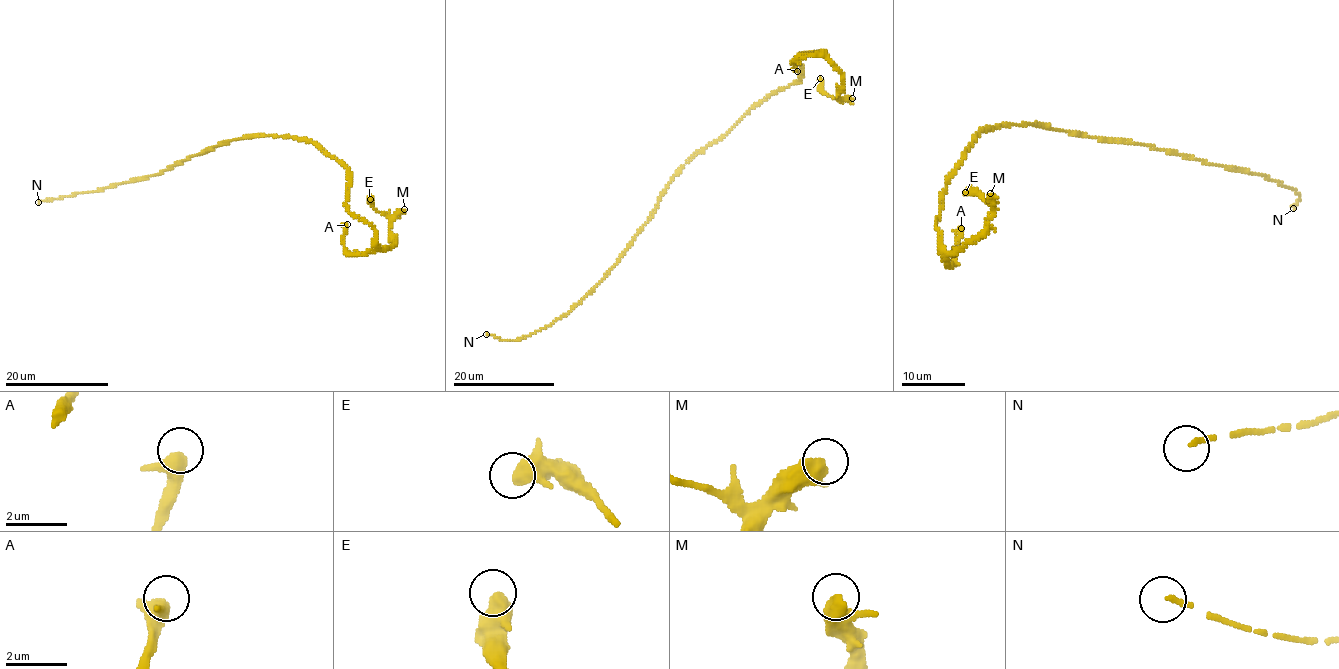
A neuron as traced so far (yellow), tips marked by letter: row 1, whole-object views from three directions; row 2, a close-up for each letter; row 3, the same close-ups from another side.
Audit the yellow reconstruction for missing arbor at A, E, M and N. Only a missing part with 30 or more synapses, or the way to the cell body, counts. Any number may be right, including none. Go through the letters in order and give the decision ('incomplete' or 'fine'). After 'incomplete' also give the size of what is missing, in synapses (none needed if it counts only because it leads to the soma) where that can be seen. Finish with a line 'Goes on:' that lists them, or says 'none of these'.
A: fine
E: fine
M: fine
N: incomplete; about 190 synapses
Goes on: N

